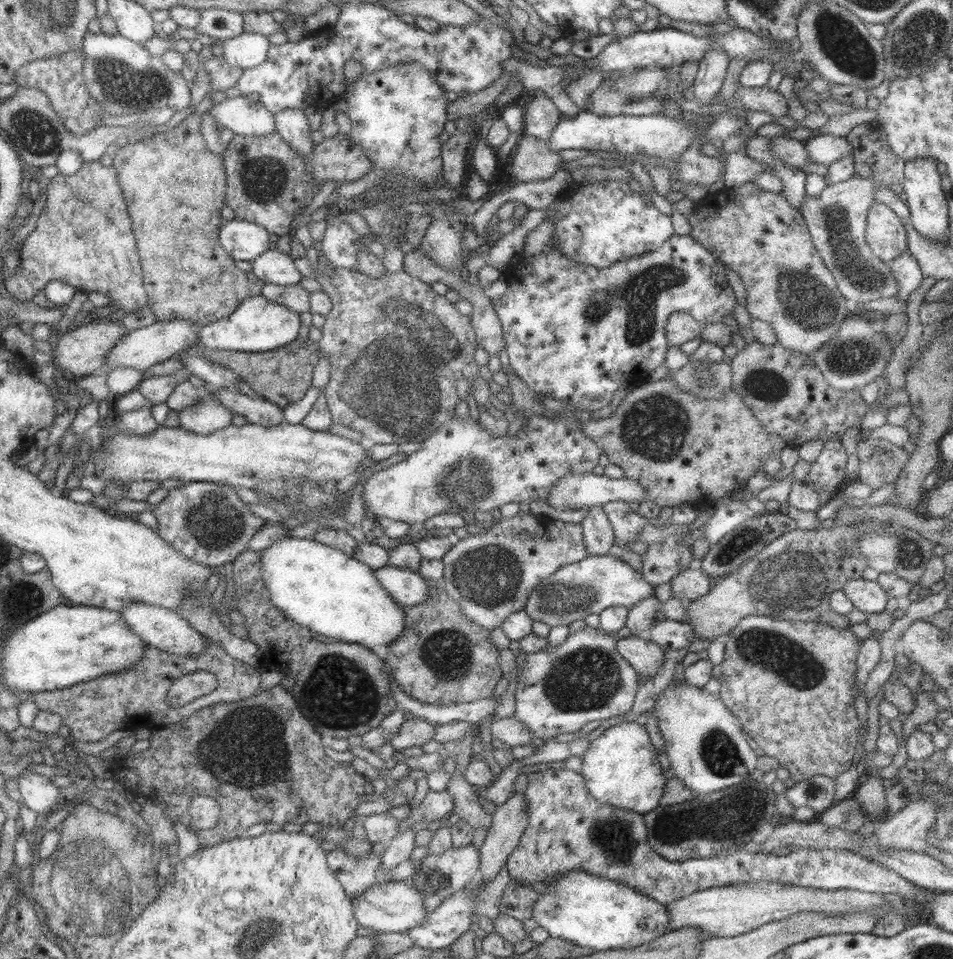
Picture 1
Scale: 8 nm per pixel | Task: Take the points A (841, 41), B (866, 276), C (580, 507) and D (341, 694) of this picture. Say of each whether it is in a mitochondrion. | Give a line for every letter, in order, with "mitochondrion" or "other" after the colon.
A: mitochondrion
B: mitochondrion
C: other
D: mitochondrion

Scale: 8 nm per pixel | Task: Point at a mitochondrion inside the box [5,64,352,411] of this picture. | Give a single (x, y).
(264, 178)

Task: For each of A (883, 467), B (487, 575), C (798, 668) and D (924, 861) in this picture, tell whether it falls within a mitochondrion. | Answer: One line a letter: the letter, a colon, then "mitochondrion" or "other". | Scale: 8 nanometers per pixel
A: mitochondrion
B: mitochondrion
C: mitochondrion
D: other

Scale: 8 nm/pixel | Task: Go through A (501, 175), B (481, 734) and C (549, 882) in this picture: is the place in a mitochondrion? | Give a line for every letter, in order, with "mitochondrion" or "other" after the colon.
A: other
B: other
C: other

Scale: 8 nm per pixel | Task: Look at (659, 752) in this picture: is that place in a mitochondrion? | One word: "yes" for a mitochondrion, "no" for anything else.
no

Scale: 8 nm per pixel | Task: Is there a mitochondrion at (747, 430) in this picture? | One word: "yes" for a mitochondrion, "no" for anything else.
no

